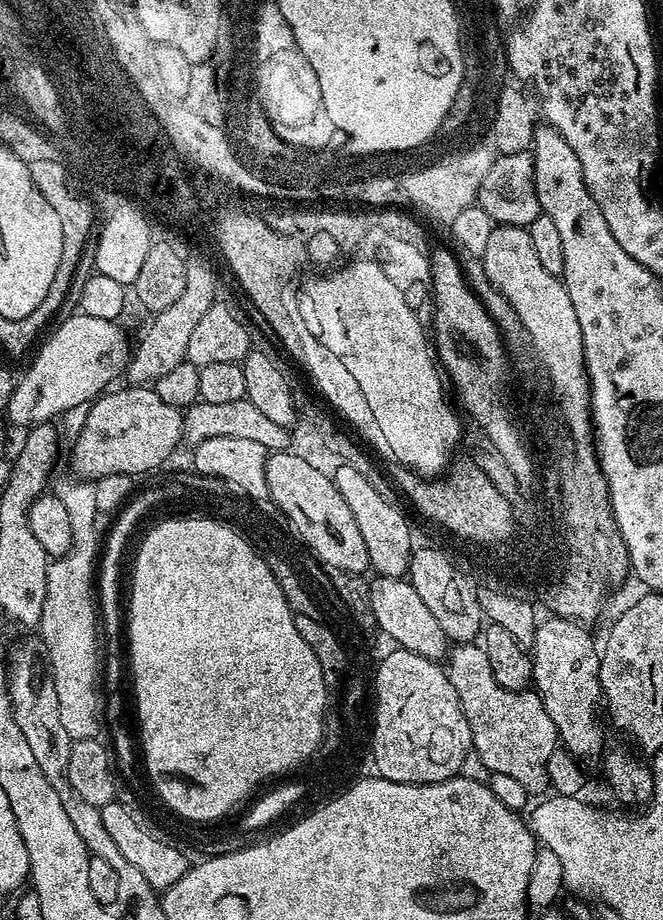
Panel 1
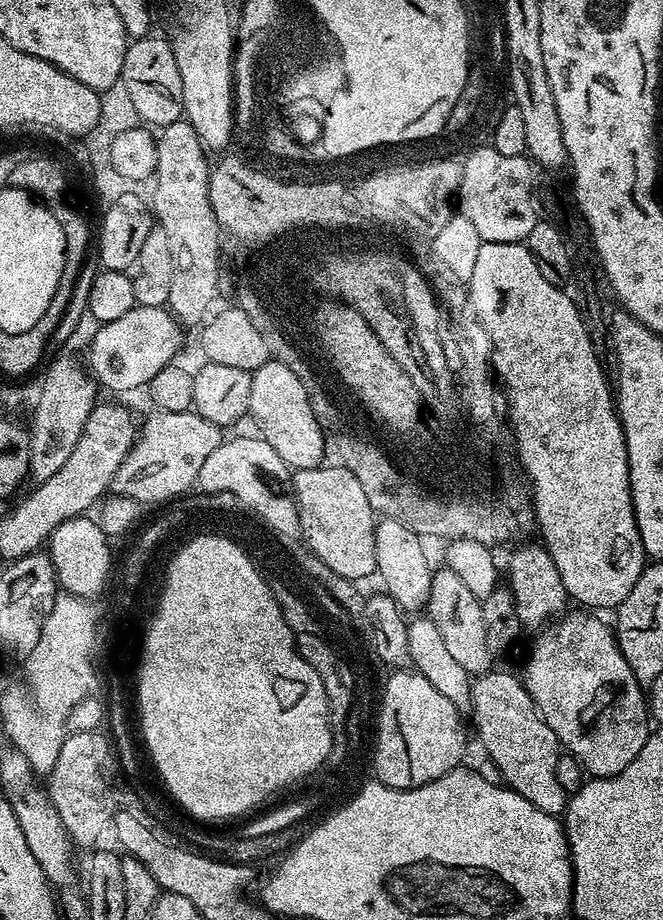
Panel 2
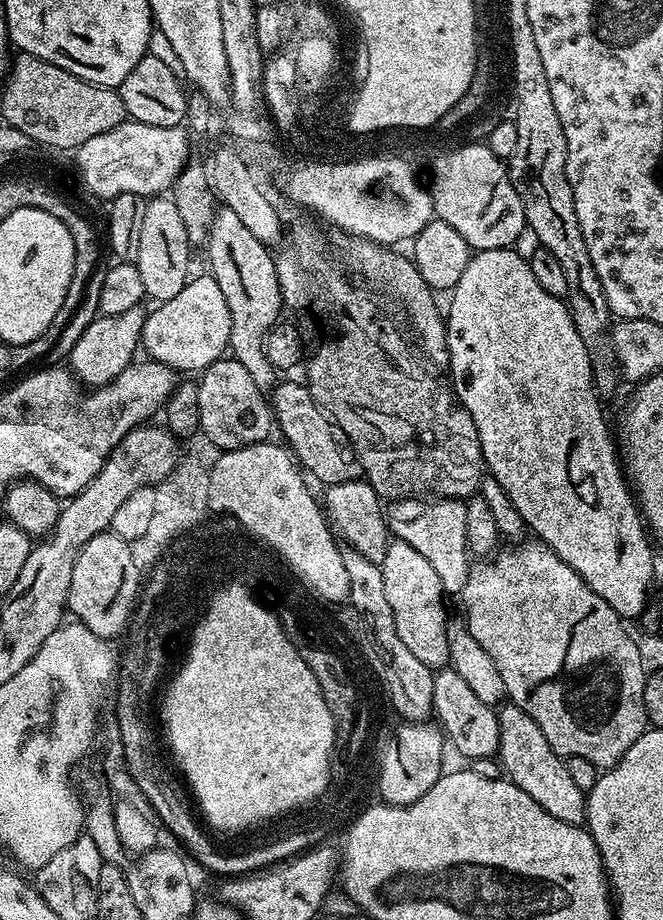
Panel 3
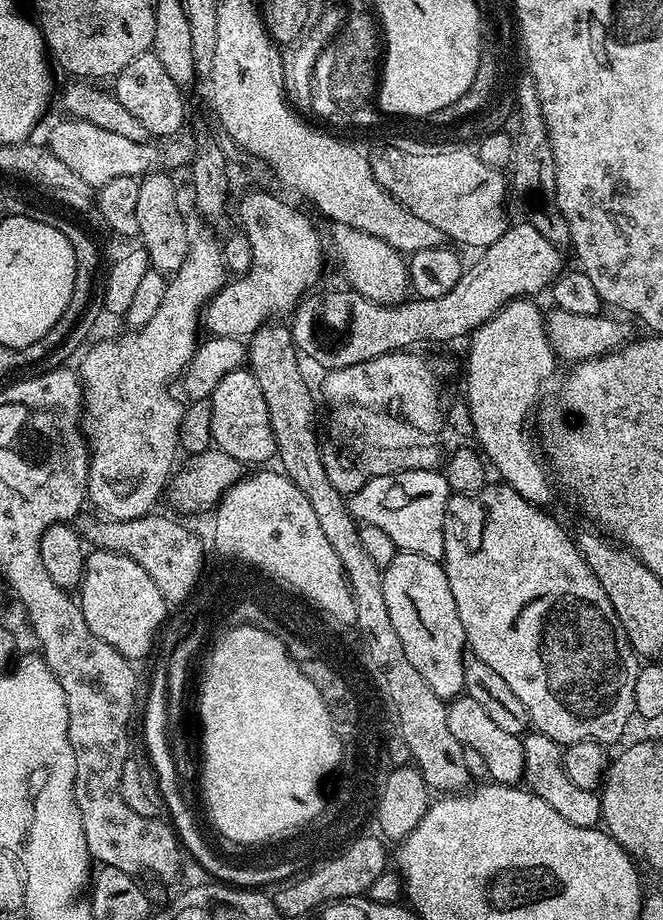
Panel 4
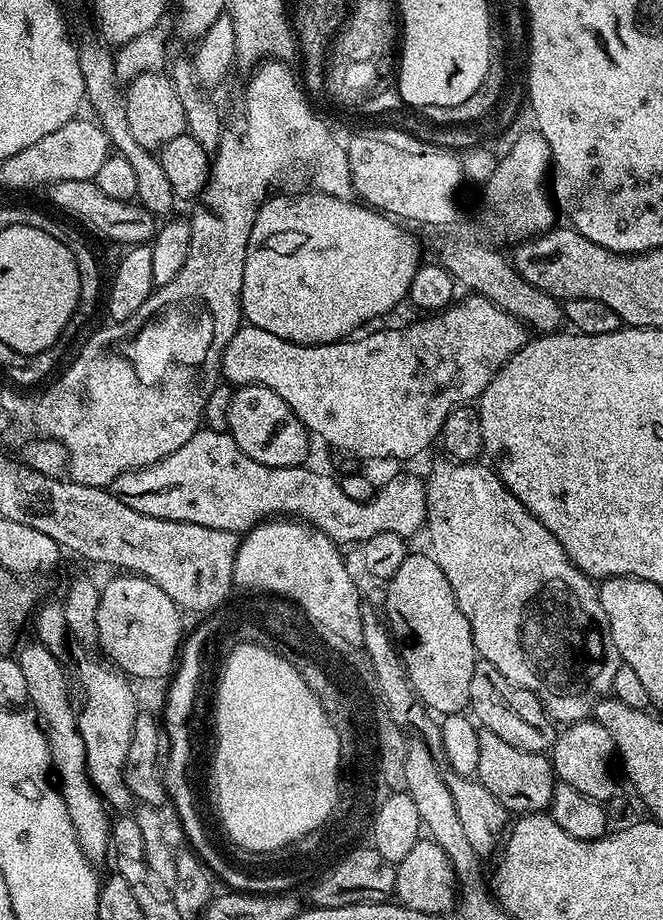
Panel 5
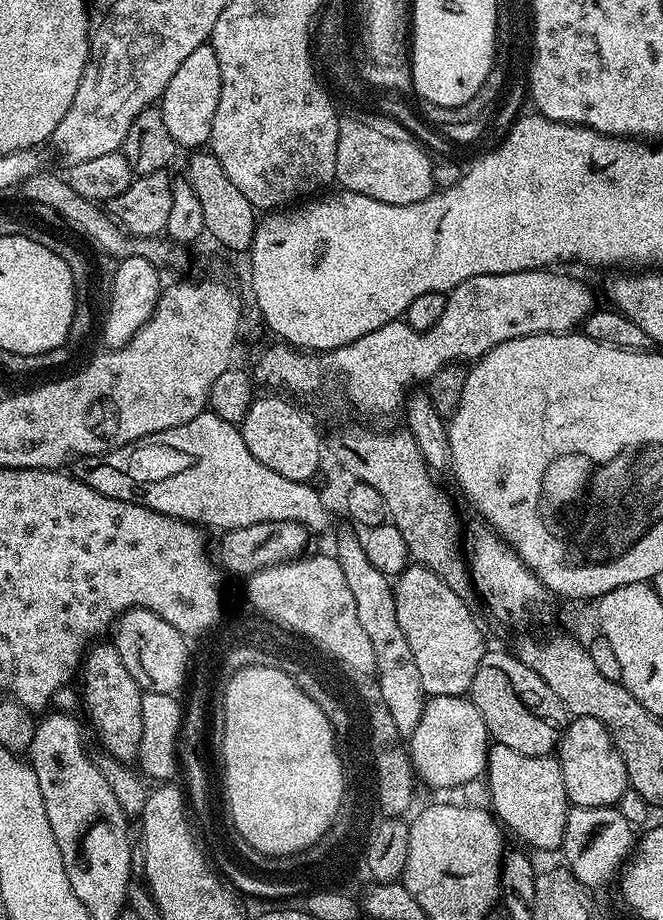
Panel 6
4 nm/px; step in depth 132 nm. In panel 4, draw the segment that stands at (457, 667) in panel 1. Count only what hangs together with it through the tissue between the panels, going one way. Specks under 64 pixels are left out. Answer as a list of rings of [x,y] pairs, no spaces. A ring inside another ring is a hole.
[[[535,730],[523,737],[524,743],[524,779],[528,791],[533,792],[546,806],[551,806],[561,818],[566,818],[573,826],[594,828],[601,823],[600,796],[590,790],[582,790],[571,778],[566,778],[564,753],[561,745],[555,744],[546,734]]]

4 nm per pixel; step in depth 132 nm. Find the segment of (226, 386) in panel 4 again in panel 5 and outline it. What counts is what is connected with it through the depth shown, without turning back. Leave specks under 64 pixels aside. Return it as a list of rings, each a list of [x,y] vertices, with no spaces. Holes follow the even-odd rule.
[[[242,385],[233,391],[227,433],[234,438],[234,442],[238,442],[242,454],[254,458],[254,462],[262,462],[262,466],[299,468],[307,461],[304,459],[308,456],[308,440],[310,441],[308,429],[294,414],[294,410],[290,410],[290,406],[286,406],[286,402],[282,402],[282,398],[274,394],[274,390],[266,390],[266,386]]]

